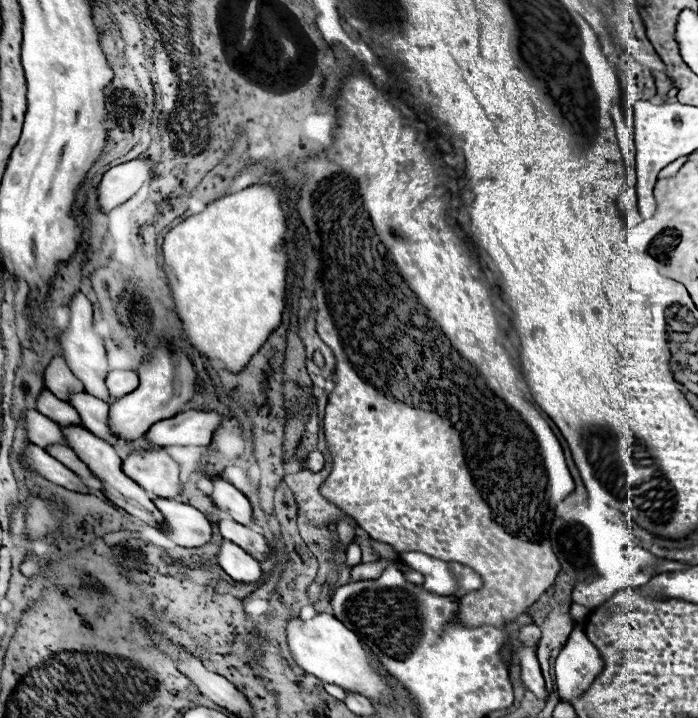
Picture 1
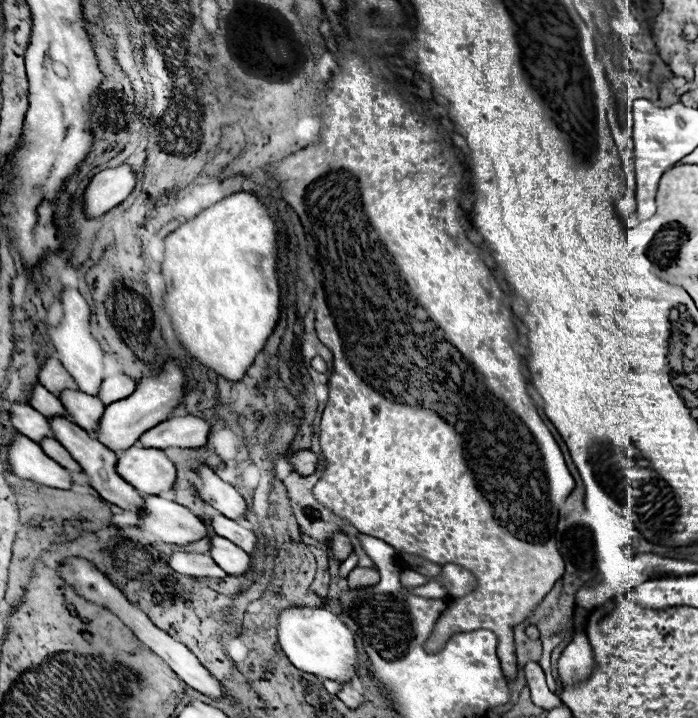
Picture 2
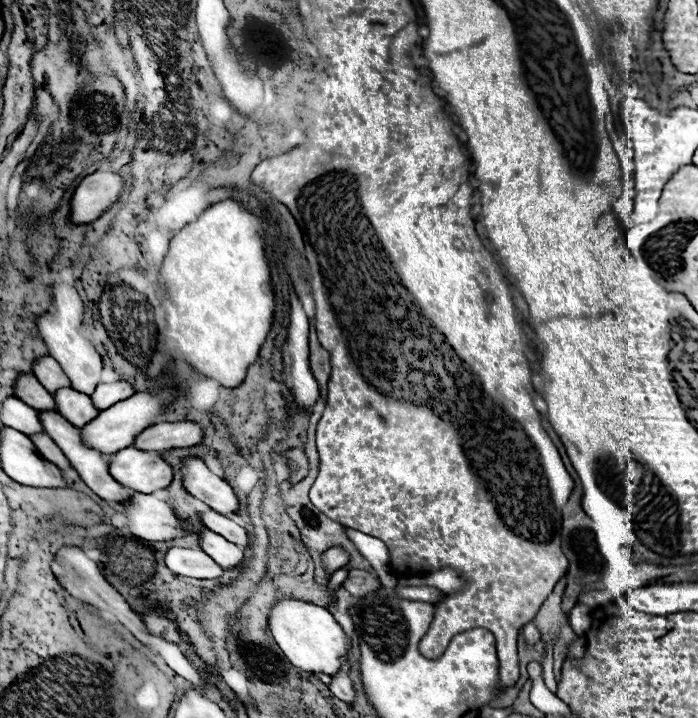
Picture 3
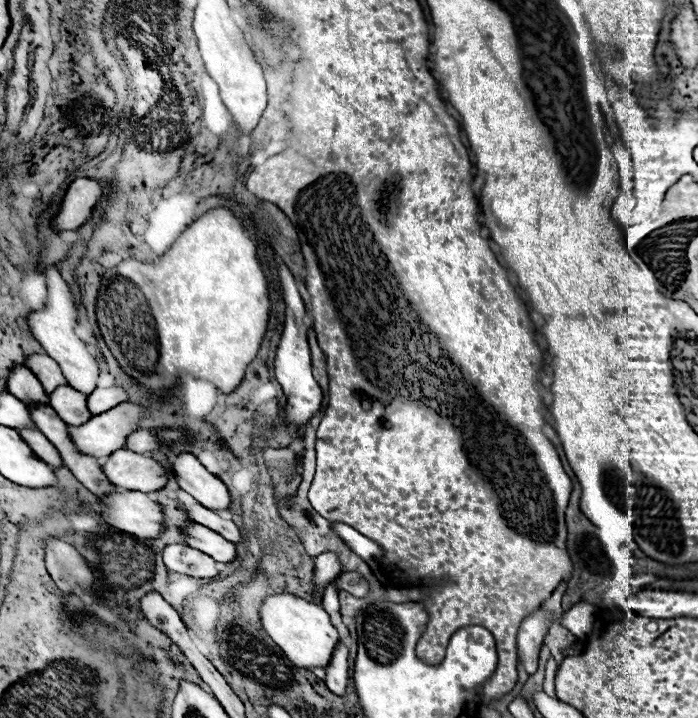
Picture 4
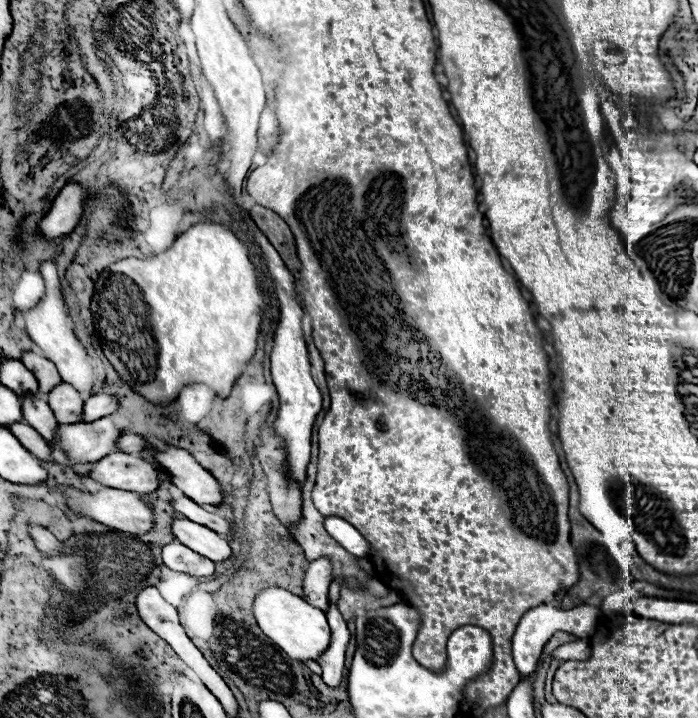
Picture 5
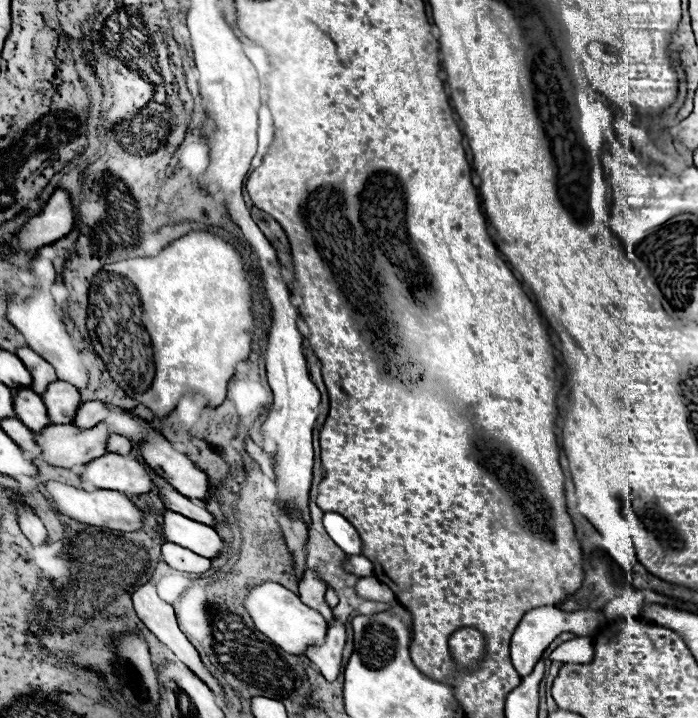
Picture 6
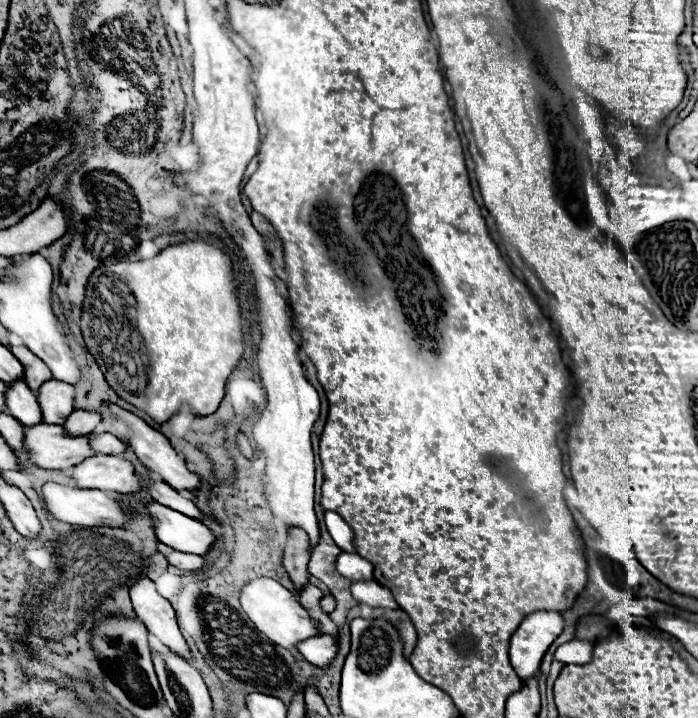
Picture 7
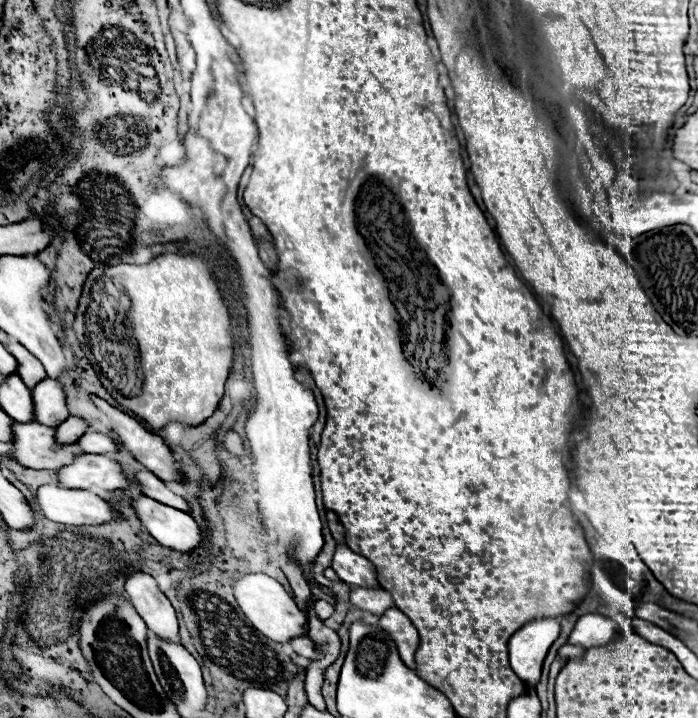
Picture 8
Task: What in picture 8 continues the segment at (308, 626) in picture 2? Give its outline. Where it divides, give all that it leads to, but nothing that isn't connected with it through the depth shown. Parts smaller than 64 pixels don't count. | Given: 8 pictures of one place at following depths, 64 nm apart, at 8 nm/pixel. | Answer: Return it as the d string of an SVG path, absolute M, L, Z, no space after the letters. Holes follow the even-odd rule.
M248 574L234 584L234 596L252 626L270 640L278 644L288 644L294 638L306 636L306 614L296 606L294 598L274 578L266 574Z

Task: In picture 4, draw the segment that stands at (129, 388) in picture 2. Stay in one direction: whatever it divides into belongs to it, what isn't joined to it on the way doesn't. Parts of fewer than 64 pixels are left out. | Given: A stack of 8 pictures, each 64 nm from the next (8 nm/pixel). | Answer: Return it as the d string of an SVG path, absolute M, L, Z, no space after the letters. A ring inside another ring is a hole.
M122 386L96 388L88 396L88 408L96 416L98 412L108 412L110 408L114 408L114 404L120 404L120 402L126 402L126 400L128 400L128 392Z

